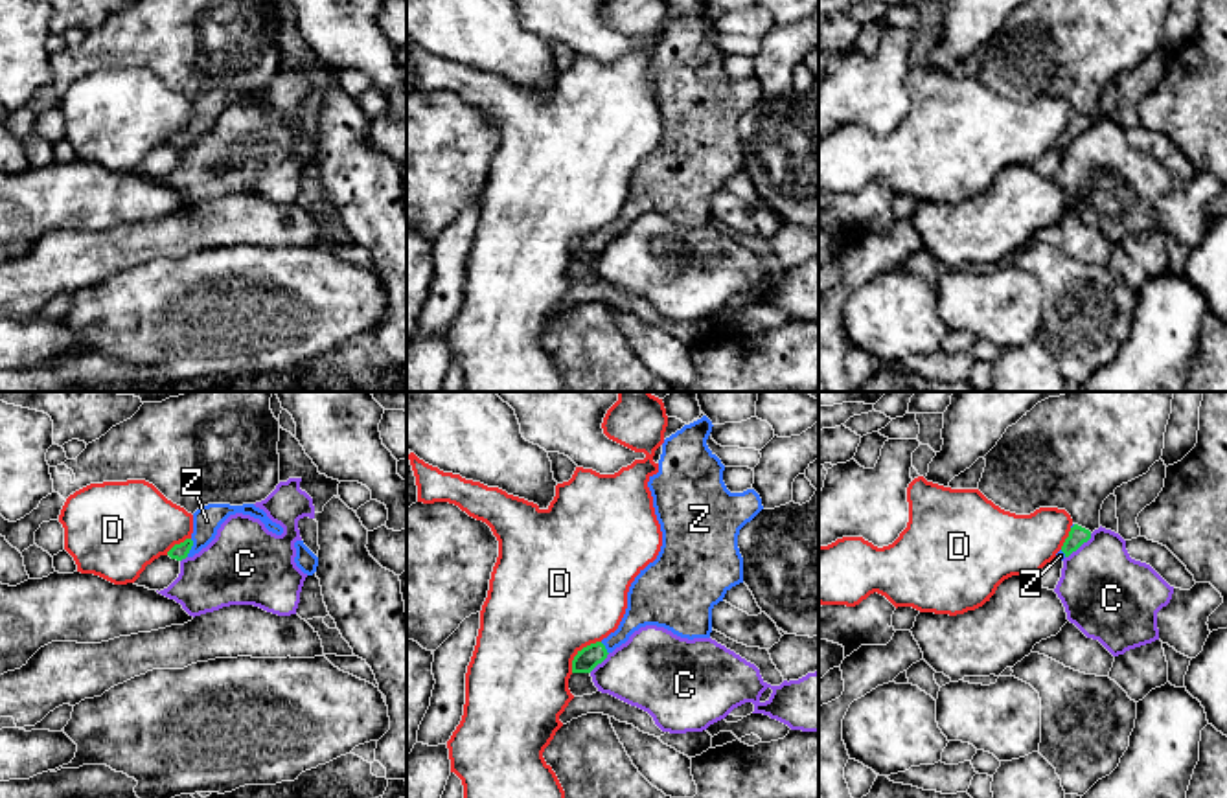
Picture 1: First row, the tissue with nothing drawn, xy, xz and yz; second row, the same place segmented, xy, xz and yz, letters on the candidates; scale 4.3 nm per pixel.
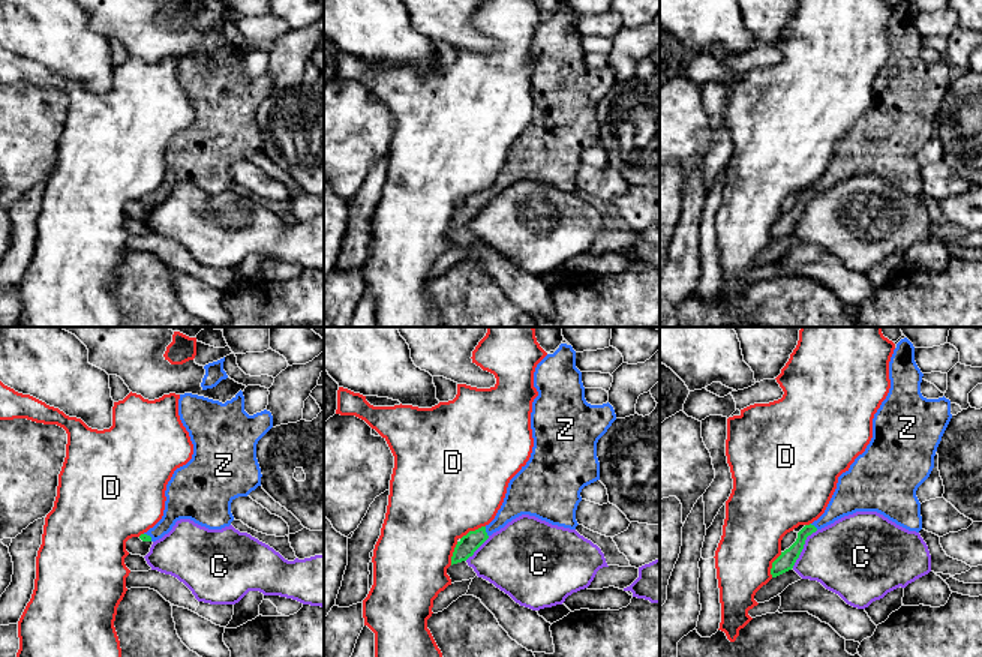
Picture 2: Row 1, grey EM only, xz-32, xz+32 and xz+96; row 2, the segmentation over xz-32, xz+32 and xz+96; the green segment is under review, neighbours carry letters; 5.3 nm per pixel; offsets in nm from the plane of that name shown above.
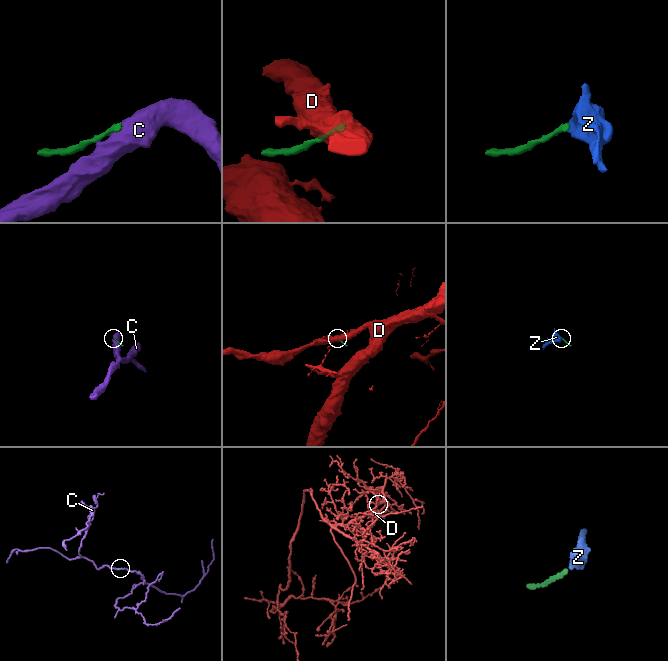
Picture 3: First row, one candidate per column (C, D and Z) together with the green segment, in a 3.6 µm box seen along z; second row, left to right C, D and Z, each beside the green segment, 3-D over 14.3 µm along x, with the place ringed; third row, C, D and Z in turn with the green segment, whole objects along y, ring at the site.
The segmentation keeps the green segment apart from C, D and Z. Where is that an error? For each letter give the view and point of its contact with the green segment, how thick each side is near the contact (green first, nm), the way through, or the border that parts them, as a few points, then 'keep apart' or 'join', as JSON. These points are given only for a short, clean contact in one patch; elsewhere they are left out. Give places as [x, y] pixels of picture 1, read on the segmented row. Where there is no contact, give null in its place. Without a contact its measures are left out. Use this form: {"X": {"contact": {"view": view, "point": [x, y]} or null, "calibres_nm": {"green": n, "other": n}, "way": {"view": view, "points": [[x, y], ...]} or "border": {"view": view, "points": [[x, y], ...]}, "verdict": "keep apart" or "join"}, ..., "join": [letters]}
{"C": {"contact": {"view": "yz", "point": [1078, 547]}, "calibres_nm": {"green": 80, "other": 380}, "verdict": "keep apart"}, "D": {"contact": {"view": "xz", "point": [580, 651]}, "calibres_nm": {"green": 100, "other": 480}, "verdict": "keep apart"}, "Z": {"contact": {"view": "xy", "point": [190, 548]}, "calibres_nm": {"green": 70, "other": 120}, "way": {"view": "xy", "points": [[179, 552], [190, 548], [203, 535], [206, 521]]}, "verdict": "join"}, "join": ["Z"]}

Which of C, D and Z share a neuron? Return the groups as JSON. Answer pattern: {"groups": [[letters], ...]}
{"groups": [["C"], ["D"], ["Z"]]}

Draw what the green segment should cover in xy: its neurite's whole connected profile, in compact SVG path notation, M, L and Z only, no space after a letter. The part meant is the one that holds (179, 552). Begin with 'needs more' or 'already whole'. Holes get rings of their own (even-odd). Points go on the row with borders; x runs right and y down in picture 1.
needs more; M208 504L193 513L193 533L189 539L186 539L180 544L175 544L167 555L171 559L182 561L186 557L193 557L202 548L206 548L217 535L217 530L221 524L235 513L250 515L254 519L259 519L265 528L276 535L283 533L283 528L276 522L272 522L267 513L254 504L243 504L243 506L230 506L230 504Z

